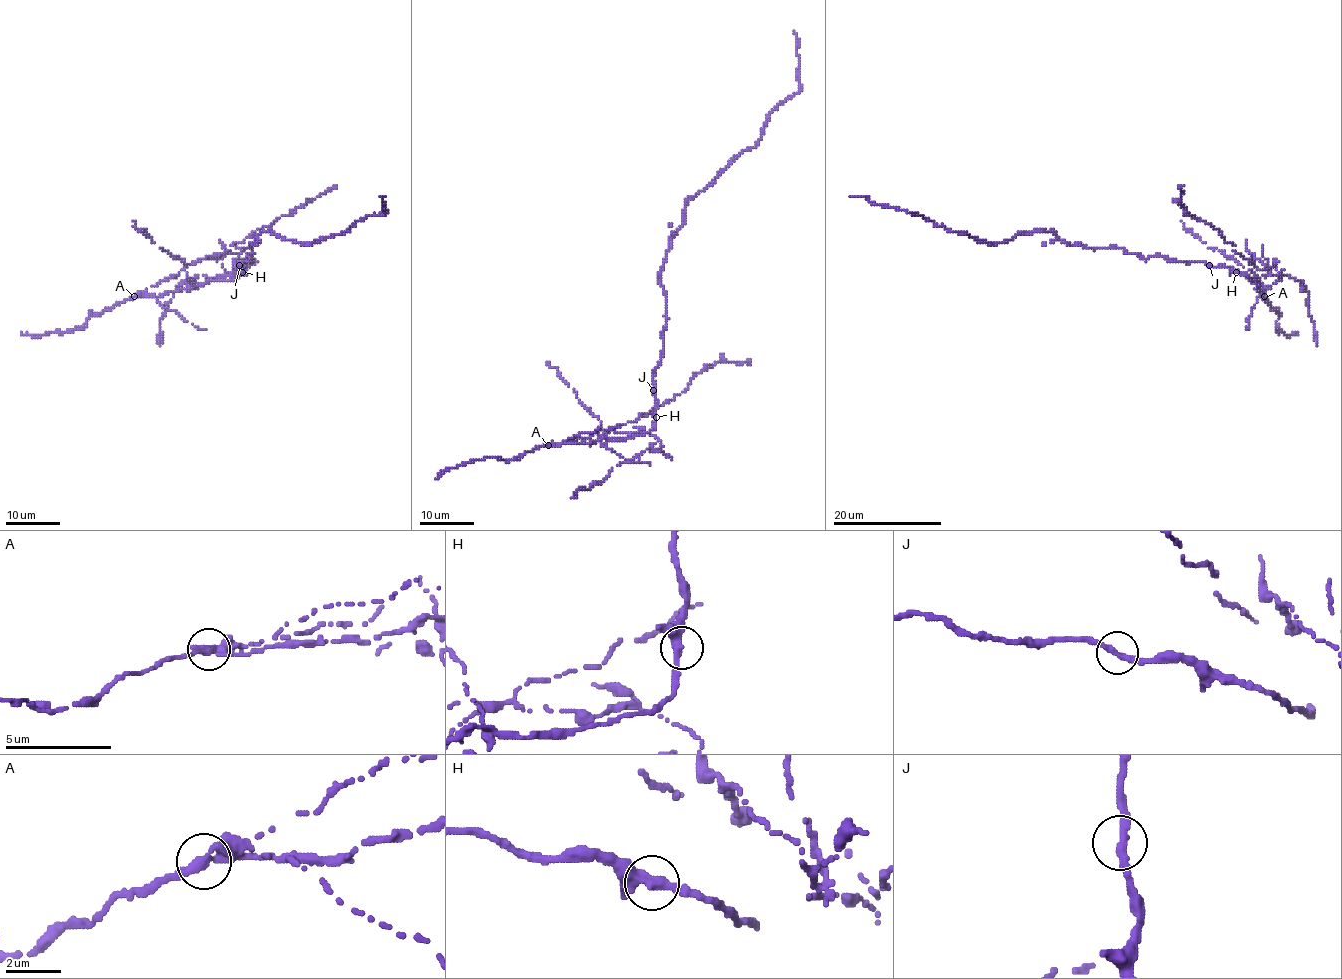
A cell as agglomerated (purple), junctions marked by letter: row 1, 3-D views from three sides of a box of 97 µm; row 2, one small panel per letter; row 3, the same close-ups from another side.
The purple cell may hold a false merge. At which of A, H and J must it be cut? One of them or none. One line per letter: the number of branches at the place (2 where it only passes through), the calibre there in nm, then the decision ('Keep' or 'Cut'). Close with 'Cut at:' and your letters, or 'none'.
A: Branches: 3. Thickness 300 nm. Cut
H: Branches: 3. Thickness 320 nm. Keep
J: Branches: 2. Thickness 300 nm. Keep
Cut at: A

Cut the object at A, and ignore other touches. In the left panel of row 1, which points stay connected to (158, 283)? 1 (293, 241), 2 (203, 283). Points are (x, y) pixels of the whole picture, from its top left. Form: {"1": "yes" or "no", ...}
{"1": "no", "2": "no"}

